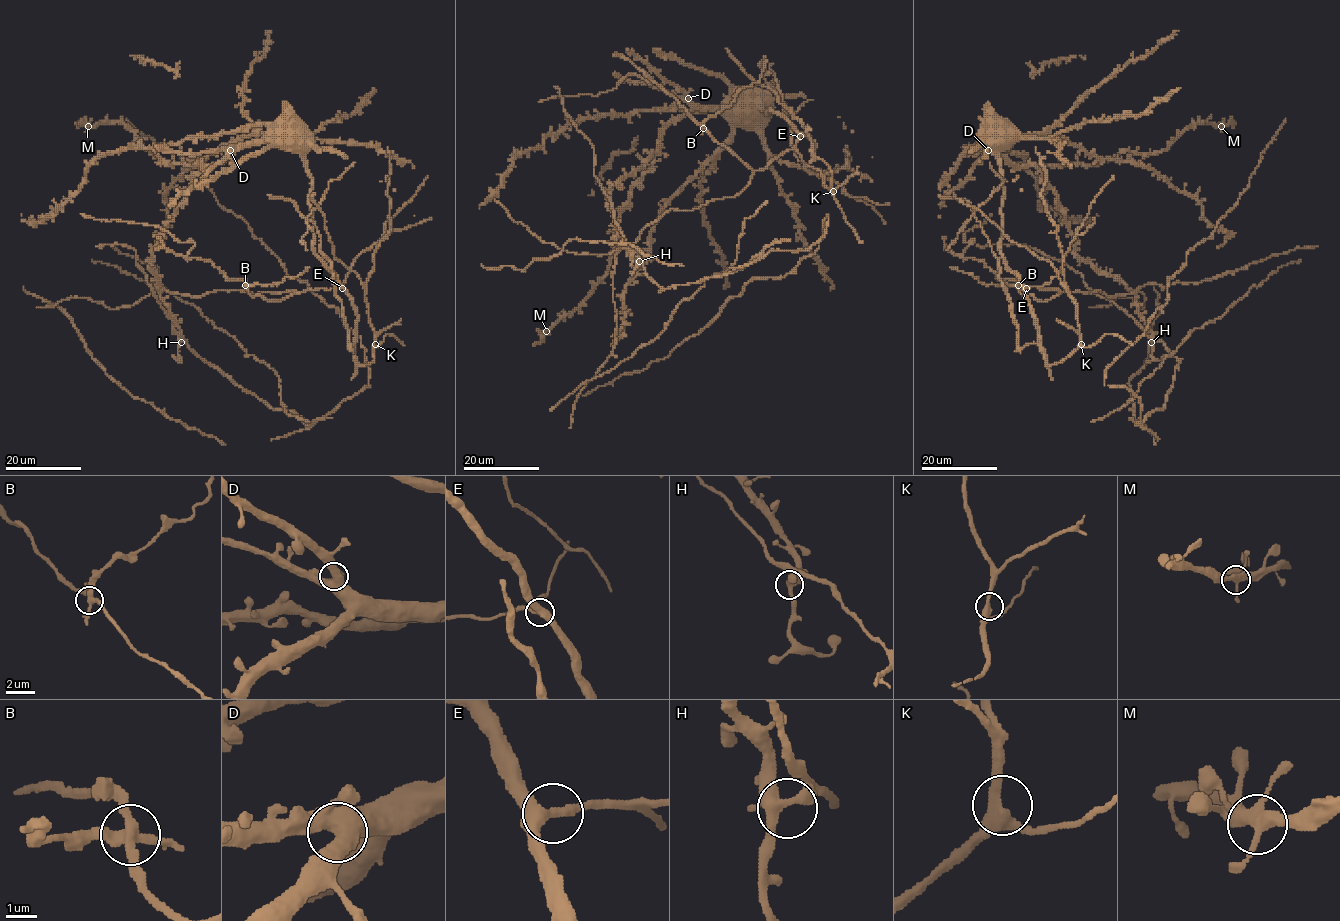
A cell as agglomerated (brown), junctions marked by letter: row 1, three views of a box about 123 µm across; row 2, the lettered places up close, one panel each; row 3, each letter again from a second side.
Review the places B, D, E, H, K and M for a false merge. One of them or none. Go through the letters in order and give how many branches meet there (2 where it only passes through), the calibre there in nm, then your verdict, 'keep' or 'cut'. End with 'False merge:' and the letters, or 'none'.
B: 4 branches meet; 360 nm thick; cut
D: 4 branches meet; 480 nm thick; keep
E: 3 branches meet; 360 nm thick; keep
H: 4 branches meet; 360 nm thick; keep
K: 3 branches meet; 360 nm thick; keep
M: 4 branches meet; 360 nm thick; keep
False merge: B

